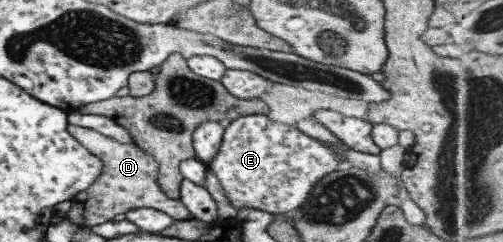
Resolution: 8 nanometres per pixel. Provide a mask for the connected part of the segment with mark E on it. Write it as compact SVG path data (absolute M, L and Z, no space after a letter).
M245 115L229 122L223 130L221 143L217 148L217 154L213 155L207 163L207 170L213 173L221 190L225 192L225 198L231 206L237 208L255 208L267 213L287 215L291 210L297 209L309 198L309 192L313 185L323 175L329 175L341 163L343 159L331 151L325 143L311 139L309 135L301 133L299 129L269 120L266 115Z

